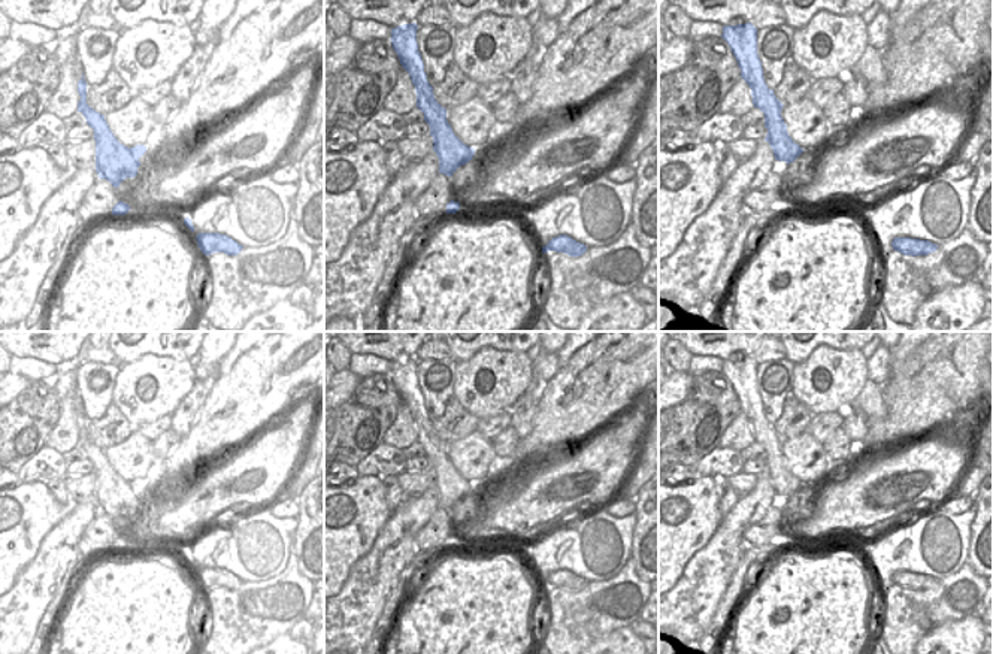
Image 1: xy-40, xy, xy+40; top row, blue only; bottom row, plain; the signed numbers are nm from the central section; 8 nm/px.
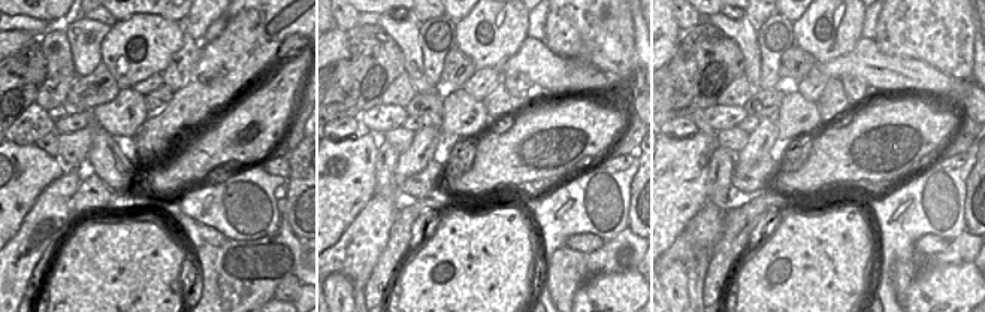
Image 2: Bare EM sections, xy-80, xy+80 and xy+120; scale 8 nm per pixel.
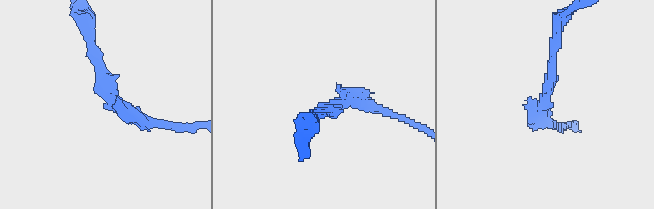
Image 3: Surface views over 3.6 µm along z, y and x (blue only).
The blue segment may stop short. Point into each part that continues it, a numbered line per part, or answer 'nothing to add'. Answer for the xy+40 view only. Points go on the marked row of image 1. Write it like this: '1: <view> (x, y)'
nothing to add

